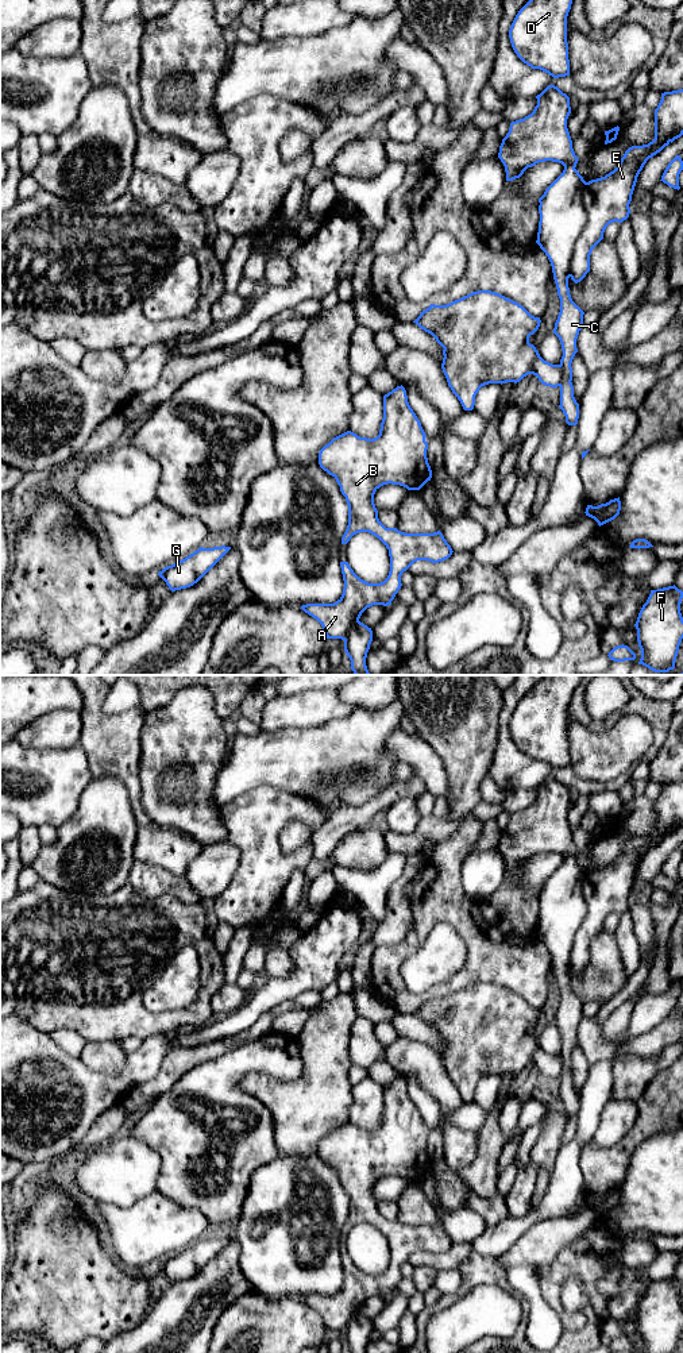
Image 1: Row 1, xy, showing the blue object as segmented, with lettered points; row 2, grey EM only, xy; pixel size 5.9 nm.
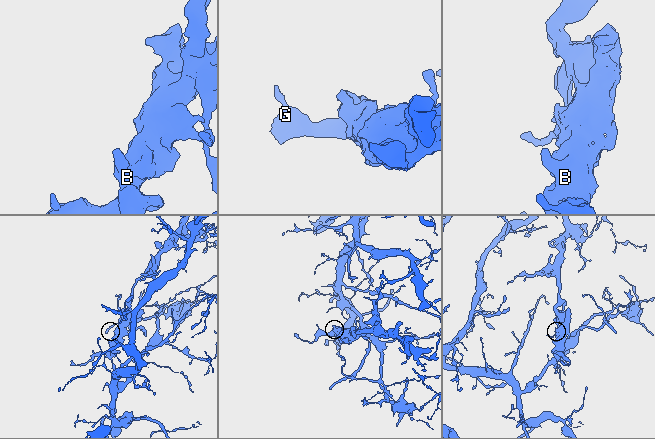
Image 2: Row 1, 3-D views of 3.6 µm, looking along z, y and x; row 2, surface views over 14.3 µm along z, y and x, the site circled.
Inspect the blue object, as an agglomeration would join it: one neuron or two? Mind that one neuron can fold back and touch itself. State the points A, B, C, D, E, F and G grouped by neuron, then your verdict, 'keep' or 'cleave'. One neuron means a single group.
A B D E G / C F; cleave

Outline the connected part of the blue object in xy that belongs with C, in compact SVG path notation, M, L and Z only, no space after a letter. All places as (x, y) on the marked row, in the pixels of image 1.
M575 167L563 173L545 189L540 205L540 221L536 243L548 257L560 298L560 312L553 334L559 338L563 356L560 405L568 425L576 425L579 404L574 397L572 359L578 352L576 339L583 327L584 312L572 301L568 288L574 246L584 230L587 213L583 205L586 181Z

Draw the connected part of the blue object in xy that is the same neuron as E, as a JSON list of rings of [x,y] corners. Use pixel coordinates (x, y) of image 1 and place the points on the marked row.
[[[683,89],[661,93],[655,109],[655,139],[629,147],[617,167],[605,177],[586,182],[583,205],[587,223],[571,258],[571,280],[578,284],[590,271],[593,248],[603,239],[610,223],[629,217],[637,177],[649,158],[683,135]]]

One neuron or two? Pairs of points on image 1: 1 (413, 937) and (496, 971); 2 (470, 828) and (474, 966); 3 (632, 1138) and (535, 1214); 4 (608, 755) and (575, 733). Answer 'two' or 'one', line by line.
1: two
2: one
3: two
4: one

